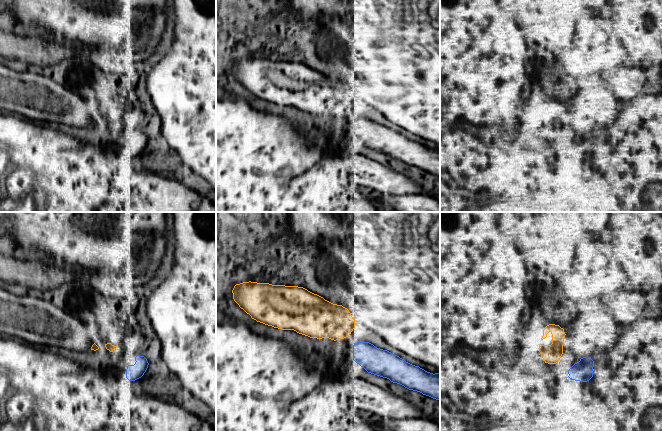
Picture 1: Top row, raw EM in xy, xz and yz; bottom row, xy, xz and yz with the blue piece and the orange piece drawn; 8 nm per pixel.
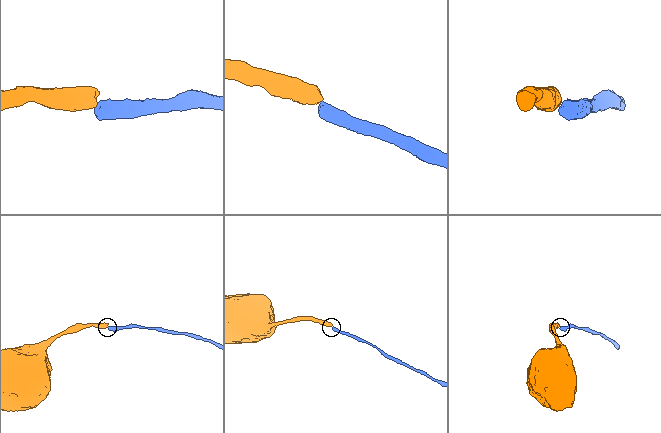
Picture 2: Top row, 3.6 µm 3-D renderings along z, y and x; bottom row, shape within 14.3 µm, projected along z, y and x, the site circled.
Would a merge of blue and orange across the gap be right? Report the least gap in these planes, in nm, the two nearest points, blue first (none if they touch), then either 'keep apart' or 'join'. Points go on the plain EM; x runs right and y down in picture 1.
gap 90 nm; span xz (354, 120), (347, 112); join

